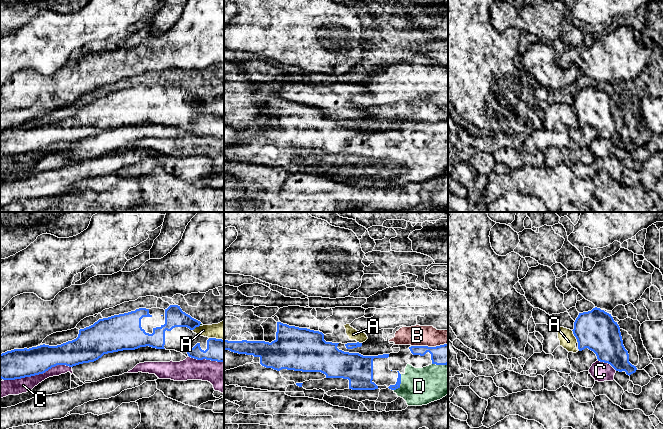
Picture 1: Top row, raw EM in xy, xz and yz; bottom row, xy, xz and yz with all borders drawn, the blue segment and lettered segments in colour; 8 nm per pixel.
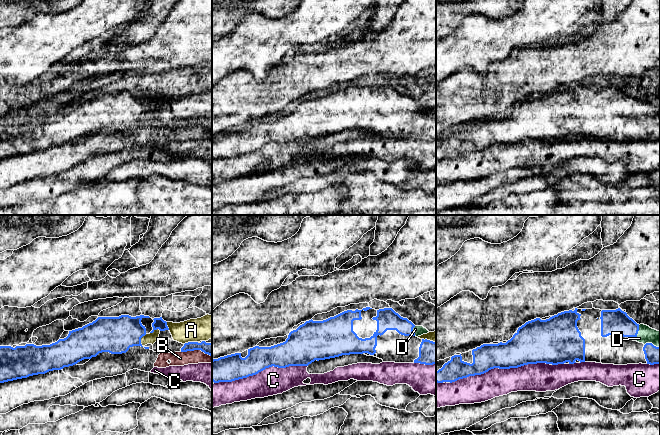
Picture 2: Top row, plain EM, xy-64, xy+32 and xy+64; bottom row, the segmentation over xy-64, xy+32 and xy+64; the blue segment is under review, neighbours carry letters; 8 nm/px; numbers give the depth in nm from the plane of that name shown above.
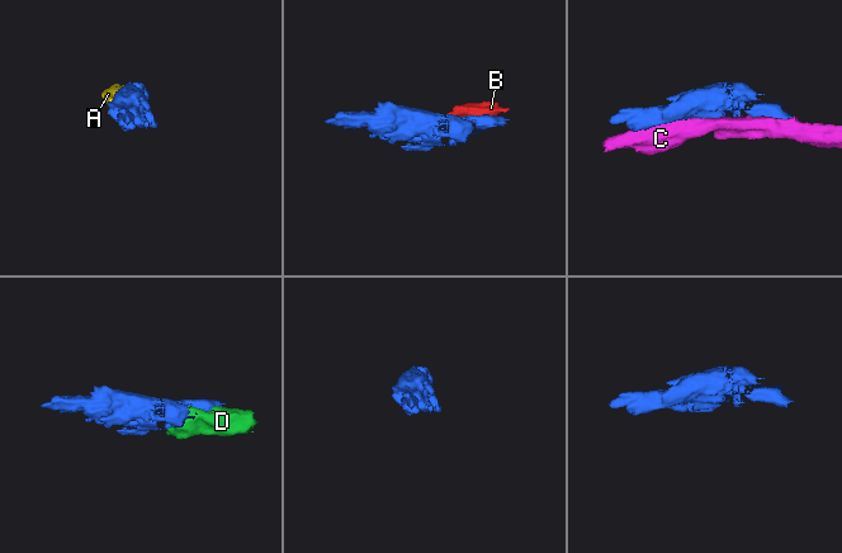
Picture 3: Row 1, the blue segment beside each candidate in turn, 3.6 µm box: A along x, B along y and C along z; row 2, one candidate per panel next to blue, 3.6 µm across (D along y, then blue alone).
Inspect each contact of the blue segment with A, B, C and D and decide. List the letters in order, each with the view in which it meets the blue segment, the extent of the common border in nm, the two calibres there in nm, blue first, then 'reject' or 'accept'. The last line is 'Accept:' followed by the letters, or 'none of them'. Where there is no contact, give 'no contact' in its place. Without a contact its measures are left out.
A: yz | 110 nm | 320/130 nm | reject
B: xz | 300 nm | 160/160 nm | reject
C: xy | 550 nm | 240/130 nm | reject
D: xz | 150 nm | 50/300 nm | accept
Accept: D

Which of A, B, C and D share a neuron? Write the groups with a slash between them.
A / B / C / D

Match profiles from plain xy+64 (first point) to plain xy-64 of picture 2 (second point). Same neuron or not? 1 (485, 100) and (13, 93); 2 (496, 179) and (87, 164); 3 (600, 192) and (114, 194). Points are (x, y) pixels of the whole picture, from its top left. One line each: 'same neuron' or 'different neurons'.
1: same neuron
2: same neuron
3: different neurons

